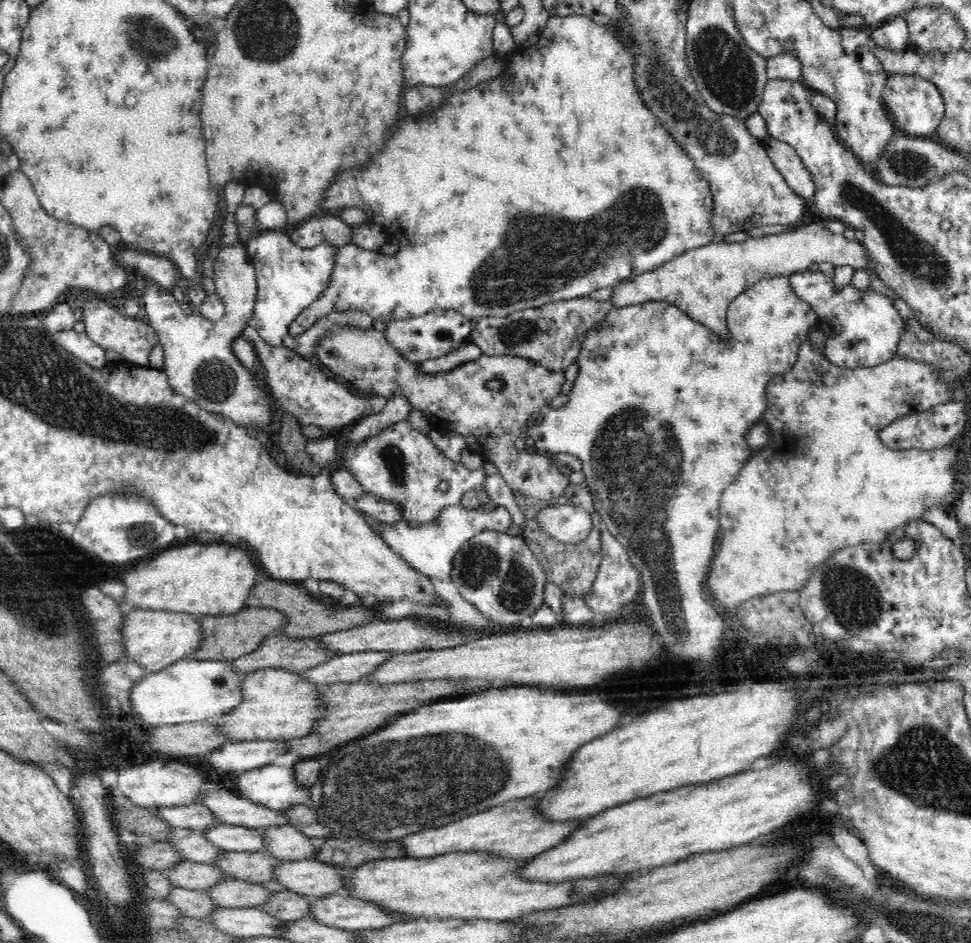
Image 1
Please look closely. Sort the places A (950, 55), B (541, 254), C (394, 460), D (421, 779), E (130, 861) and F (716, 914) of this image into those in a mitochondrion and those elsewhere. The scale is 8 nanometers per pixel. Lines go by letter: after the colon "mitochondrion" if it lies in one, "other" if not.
A: other
B: mitochondrion
C: mitochondrion
D: mitochondrion
E: other
F: other

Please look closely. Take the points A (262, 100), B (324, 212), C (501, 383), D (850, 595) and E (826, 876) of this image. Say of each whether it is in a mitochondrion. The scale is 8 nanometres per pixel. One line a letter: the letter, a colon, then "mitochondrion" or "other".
A: other
B: other
C: other
D: mitochondrion
E: mitochondrion

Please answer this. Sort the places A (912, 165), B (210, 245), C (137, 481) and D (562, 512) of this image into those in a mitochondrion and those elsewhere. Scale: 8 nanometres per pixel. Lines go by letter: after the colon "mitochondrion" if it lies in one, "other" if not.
A: mitochondrion
B: other
C: other
D: other

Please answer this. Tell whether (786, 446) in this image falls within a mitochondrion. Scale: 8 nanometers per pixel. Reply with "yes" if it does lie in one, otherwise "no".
no

